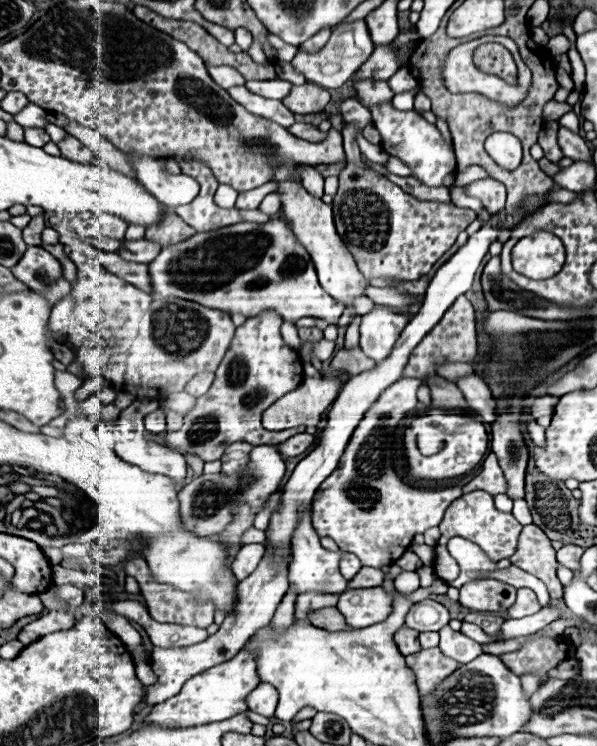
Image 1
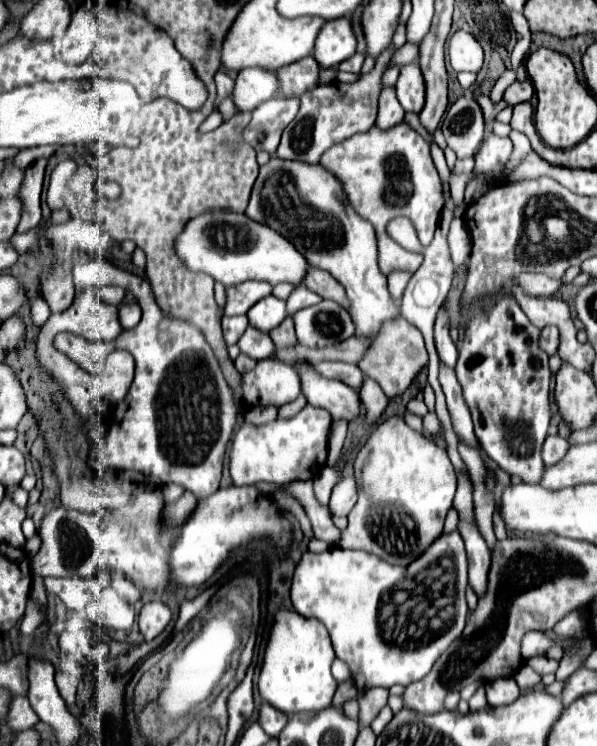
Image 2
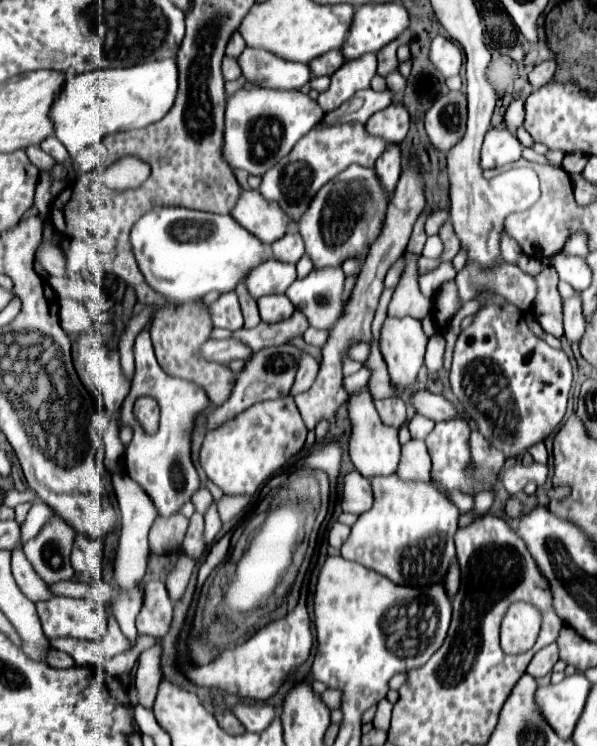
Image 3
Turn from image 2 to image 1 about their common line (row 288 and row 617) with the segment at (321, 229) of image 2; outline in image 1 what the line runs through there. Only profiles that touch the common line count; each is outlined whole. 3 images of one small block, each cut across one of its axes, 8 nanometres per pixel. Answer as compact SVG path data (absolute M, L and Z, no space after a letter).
M382 586L360 592L346 590L344 594L340 594L336 608L352 628L366 628L384 622L392 614L392 600L394 596L388 594Z

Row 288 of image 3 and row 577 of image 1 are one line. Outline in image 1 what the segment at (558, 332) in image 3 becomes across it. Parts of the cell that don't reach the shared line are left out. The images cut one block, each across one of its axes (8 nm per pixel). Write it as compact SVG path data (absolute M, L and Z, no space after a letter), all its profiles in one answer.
M528 524L522 528L518 538L518 548L512 554L510 562L534 576L538 576L546 586L552 598L562 598L564 588L556 576L556 550L552 548L548 536L536 526Z

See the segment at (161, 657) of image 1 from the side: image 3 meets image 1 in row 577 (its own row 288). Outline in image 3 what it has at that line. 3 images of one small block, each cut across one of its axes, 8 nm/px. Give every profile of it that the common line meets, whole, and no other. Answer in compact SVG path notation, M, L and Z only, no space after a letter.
M268 258L258 268L254 268L248 276L248 292L254 298L266 294L284 294L286 288L296 280L296 266Z

